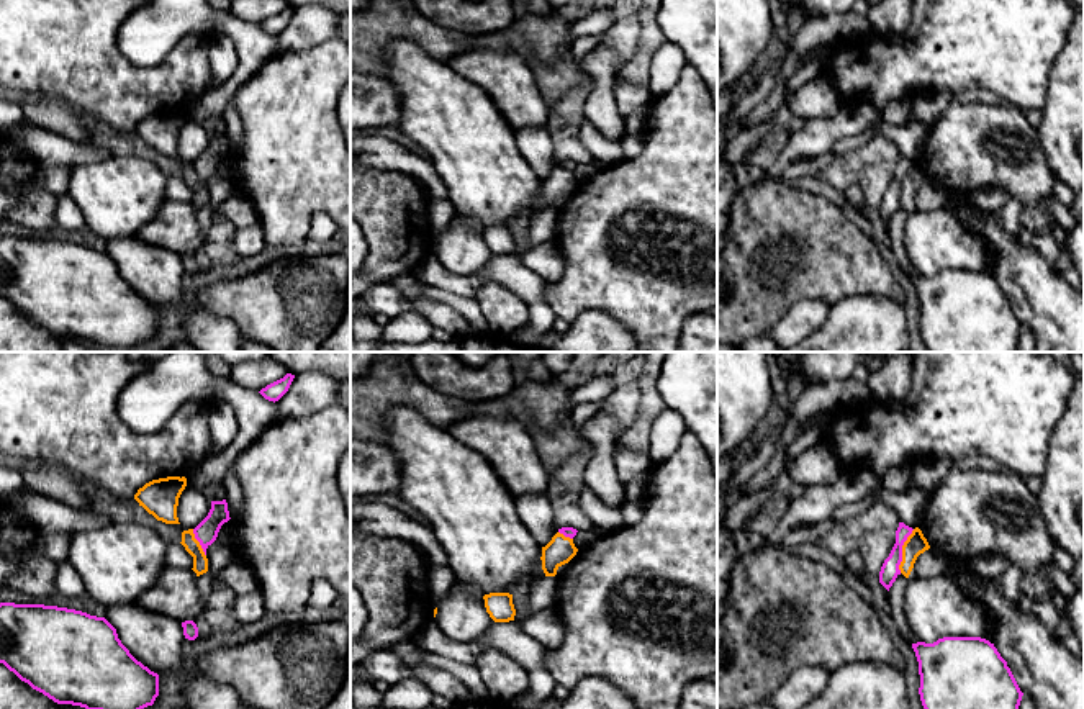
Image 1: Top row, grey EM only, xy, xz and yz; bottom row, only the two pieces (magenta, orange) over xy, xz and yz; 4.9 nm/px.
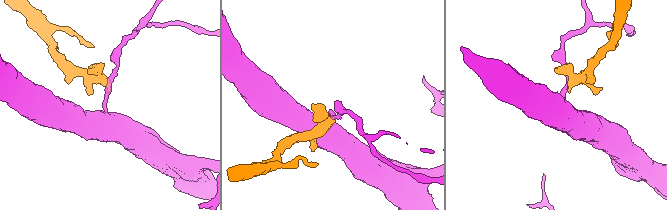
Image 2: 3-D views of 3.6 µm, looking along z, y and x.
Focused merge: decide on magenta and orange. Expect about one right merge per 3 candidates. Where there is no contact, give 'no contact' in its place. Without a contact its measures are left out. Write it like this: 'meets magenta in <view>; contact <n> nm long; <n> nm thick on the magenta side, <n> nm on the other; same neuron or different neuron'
meets magenta in yz; contact 220 nm long; 90 nm thick on the magenta side, 110 nm on the other; different neuron

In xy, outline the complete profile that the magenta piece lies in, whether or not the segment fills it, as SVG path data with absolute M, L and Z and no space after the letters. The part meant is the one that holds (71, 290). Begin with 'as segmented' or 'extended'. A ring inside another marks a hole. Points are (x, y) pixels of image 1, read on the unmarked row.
as segmented; M0 236L0 296L57 337L128 349L152 339L159 308L138 295L105 252L82 244Z

